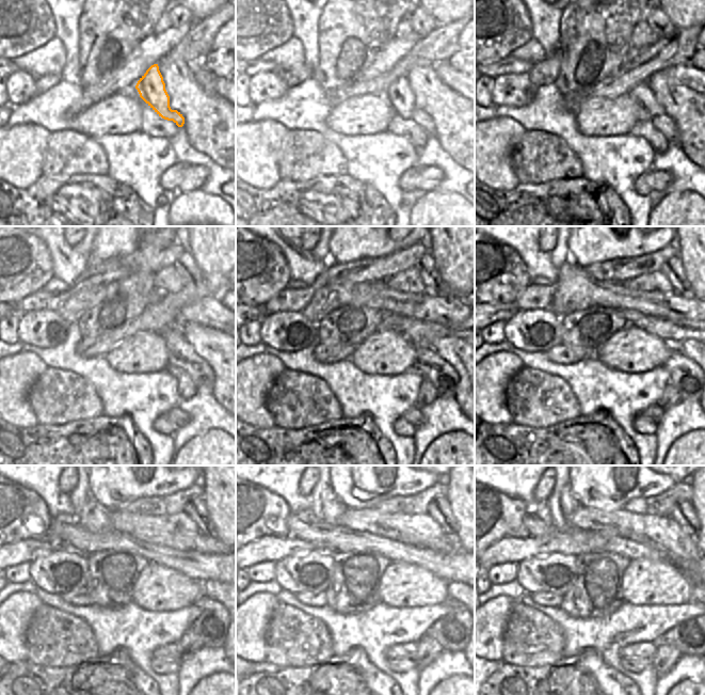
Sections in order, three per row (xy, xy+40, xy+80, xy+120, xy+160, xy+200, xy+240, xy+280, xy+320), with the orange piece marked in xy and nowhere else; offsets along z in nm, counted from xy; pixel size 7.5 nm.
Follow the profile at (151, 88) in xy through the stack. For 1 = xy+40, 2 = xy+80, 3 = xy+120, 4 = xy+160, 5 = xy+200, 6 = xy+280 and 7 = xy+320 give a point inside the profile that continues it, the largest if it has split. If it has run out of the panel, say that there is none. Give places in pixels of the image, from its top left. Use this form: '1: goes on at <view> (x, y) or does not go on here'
1: goes on at xy+40 (399, 94)
2: goes on at xy+80 (649, 108)
3: goes on at xy+120 (182, 356)
4: goes on at xy+160 (442, 375)
5: goes on at xy+200 (688, 379)
6: goes on at xy+280 (452, 631)
7: goes on at xy+320 (691, 636)

